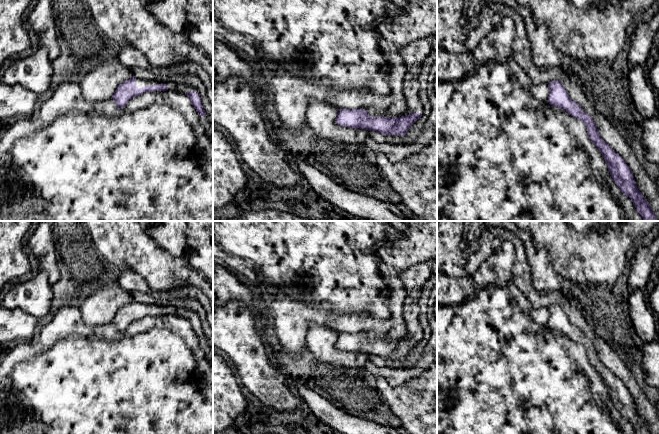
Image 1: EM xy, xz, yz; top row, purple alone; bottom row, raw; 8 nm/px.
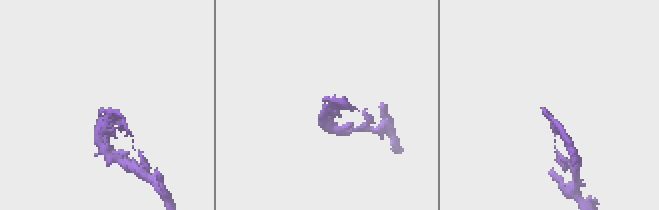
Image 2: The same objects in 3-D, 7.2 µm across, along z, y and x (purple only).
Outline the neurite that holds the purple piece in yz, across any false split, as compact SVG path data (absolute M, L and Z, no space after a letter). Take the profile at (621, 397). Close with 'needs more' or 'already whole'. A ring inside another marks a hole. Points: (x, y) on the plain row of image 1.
M552 305L548 308L548 327L581 344L586 352L591 366L602 377L611 401L621 416L629 421L635 429L636 434L652 434L649 426L638 414L633 397L630 391L600 360L593 342L583 336L581 330L574 326L567 318L560 305Z; already whole

